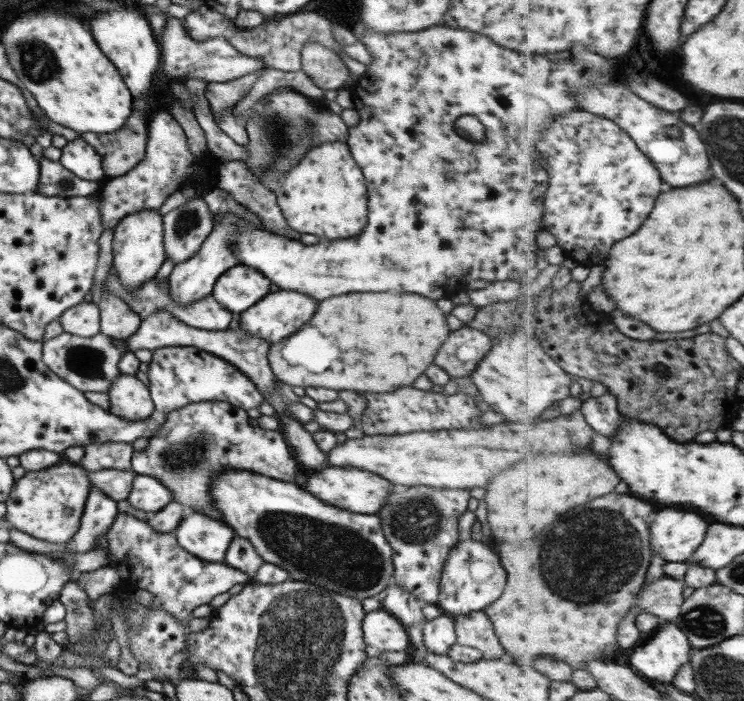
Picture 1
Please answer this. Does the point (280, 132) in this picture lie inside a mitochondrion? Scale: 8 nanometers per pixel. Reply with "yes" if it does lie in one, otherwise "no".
yes

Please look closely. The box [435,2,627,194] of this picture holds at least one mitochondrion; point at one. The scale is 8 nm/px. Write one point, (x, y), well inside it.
(469, 124)

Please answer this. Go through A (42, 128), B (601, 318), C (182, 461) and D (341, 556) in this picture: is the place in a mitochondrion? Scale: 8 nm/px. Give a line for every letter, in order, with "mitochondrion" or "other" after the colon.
A: other
B: other
C: mitochondrion
D: mitochondrion

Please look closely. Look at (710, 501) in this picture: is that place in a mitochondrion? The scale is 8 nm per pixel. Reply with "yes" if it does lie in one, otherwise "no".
no

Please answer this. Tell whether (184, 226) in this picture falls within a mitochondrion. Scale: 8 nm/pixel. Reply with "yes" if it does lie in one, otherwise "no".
yes

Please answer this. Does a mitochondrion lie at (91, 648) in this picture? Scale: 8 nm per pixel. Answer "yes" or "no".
no

